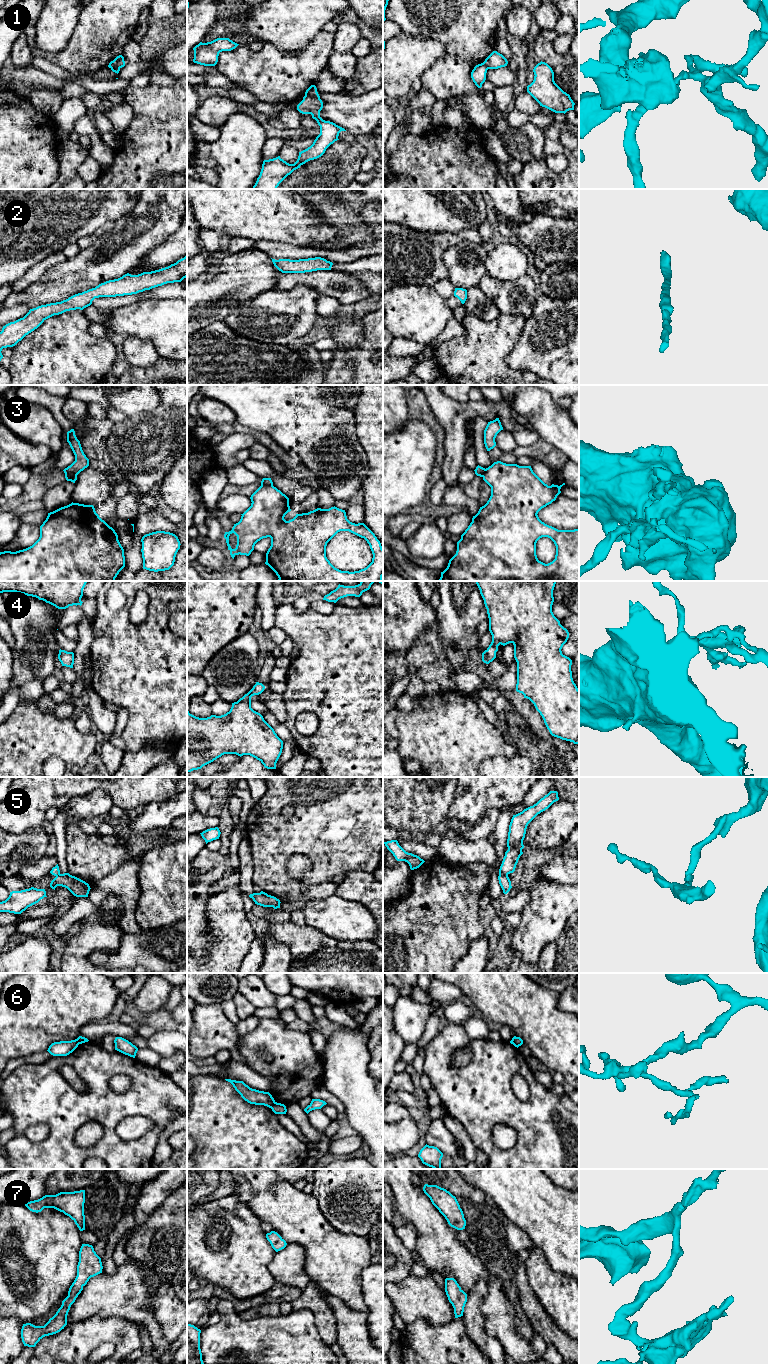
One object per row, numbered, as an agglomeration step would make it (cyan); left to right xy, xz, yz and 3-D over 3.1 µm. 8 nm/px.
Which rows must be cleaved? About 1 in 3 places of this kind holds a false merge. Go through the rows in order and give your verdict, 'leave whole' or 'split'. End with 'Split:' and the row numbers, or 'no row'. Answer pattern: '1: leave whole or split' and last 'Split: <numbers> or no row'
1: split
2: leave whole
3: split
4: leave whole
5: split
6: split
7: leave whole
Split: 1, 3, 5, 6

